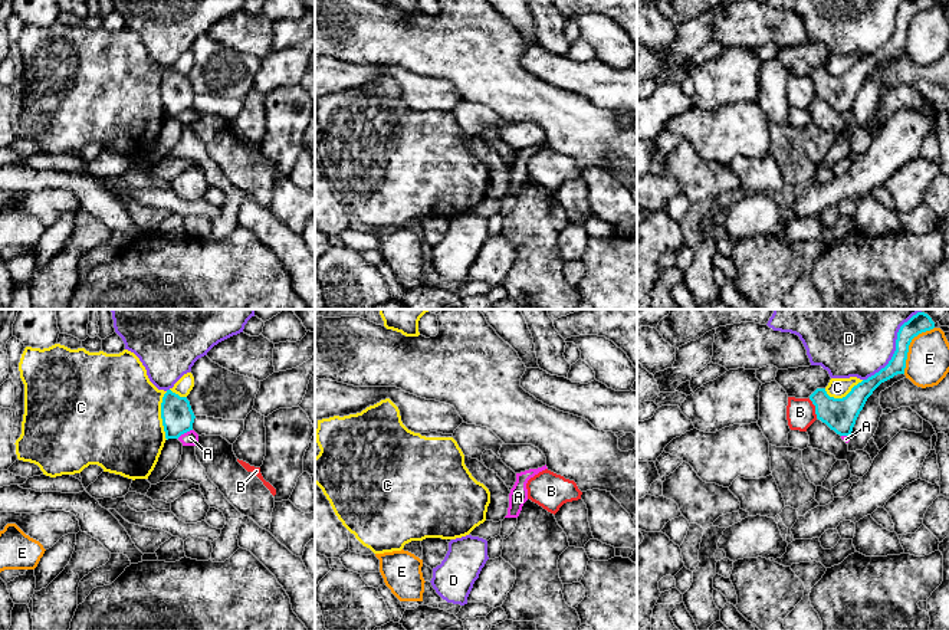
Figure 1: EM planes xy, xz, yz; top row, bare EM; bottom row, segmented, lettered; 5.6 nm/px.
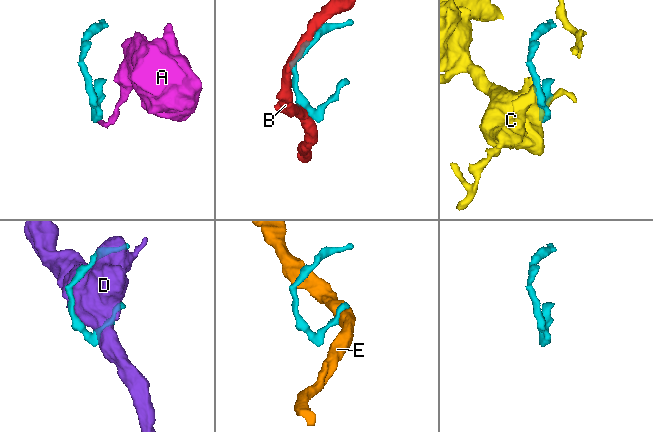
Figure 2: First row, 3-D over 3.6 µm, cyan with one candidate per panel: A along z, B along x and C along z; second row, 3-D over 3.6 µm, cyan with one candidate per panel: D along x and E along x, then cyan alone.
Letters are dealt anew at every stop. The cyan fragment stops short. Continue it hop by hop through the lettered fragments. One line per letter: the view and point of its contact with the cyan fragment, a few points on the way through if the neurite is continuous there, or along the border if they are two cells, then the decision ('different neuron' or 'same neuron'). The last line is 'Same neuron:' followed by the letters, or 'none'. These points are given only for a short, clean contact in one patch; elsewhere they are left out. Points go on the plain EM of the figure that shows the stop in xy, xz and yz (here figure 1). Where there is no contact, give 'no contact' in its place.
A: contact xy (184, 110); border xy (191, 107), (177, 115); different neuron
B: contact yz (815, 87); border yz (808, 76), (814, 84), (817, 95); different neuron
C: contact xy (161, 94); different neuron
D: contact yz (893, 33); different neuron
E: contact yz (909, 22); border yz (933, 5), (919, 10), (912, 17), (903, 51); different neuron
Same neuron: none

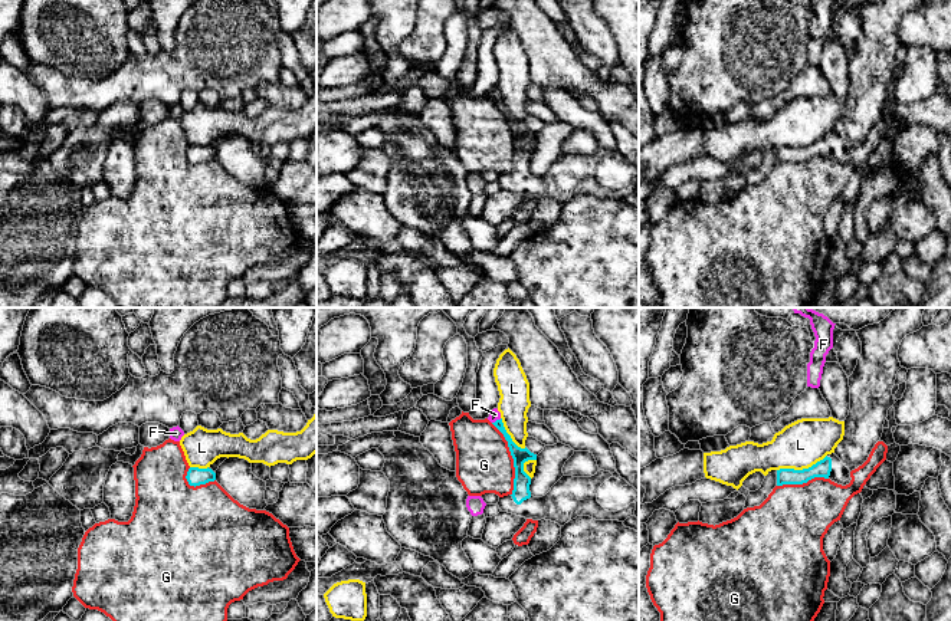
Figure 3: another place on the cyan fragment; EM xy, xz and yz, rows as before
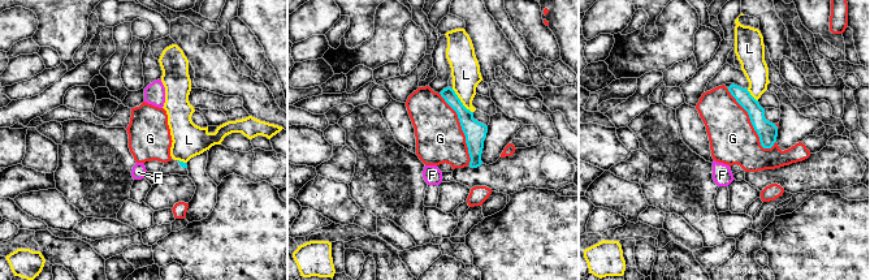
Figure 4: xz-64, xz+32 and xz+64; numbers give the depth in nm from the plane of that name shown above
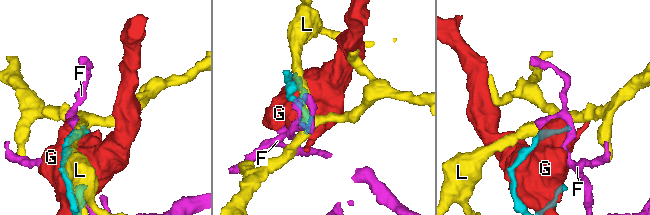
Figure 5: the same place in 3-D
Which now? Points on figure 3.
F: contact xz (497, 98); border xz (501, 97), (492, 101); different neuron
G: contact xz (512, 135); different neuron
L: contact yz (803, 147); border yz (826, 132), (807, 145), (777, 148); different neuron
Same neuron: none

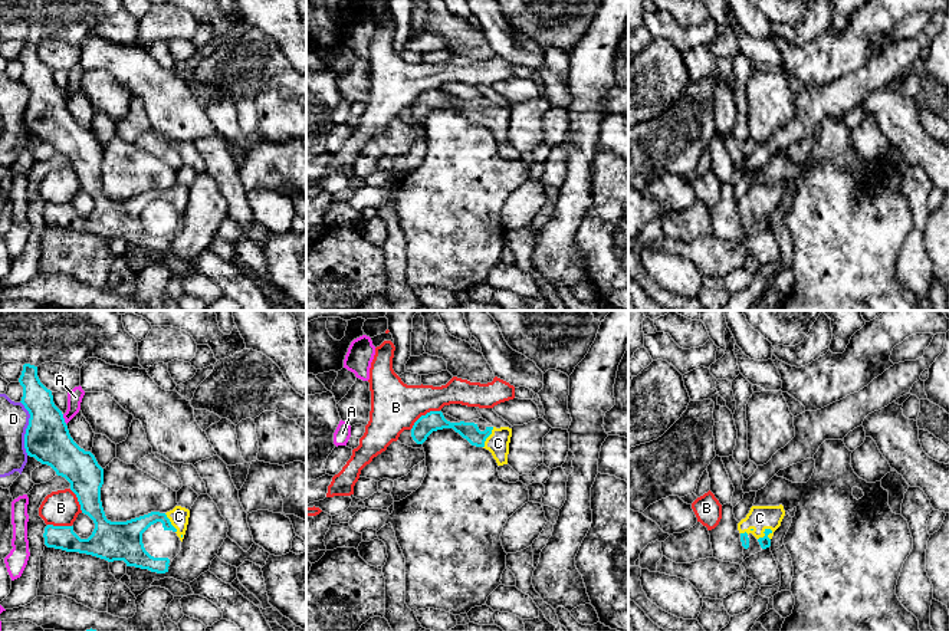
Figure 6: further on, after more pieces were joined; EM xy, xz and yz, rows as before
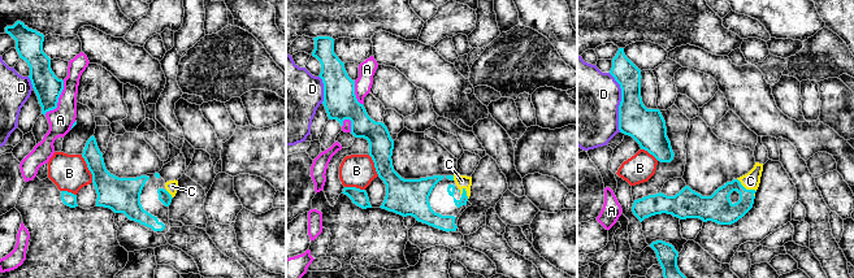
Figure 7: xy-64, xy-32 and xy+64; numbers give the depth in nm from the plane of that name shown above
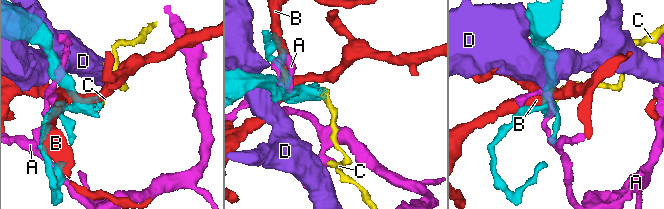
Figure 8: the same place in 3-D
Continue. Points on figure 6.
A: contact xy (63, 97); border xy (62, 92), (66, 101); different neuron
B: contact xz (423, 94); border xz (439, 88), (430, 88), (423, 92), (410, 107); different neuron
C: contact yz (765, 213); same neuron
D: contact xy (26, 107); different neuron
Same neuron: C

